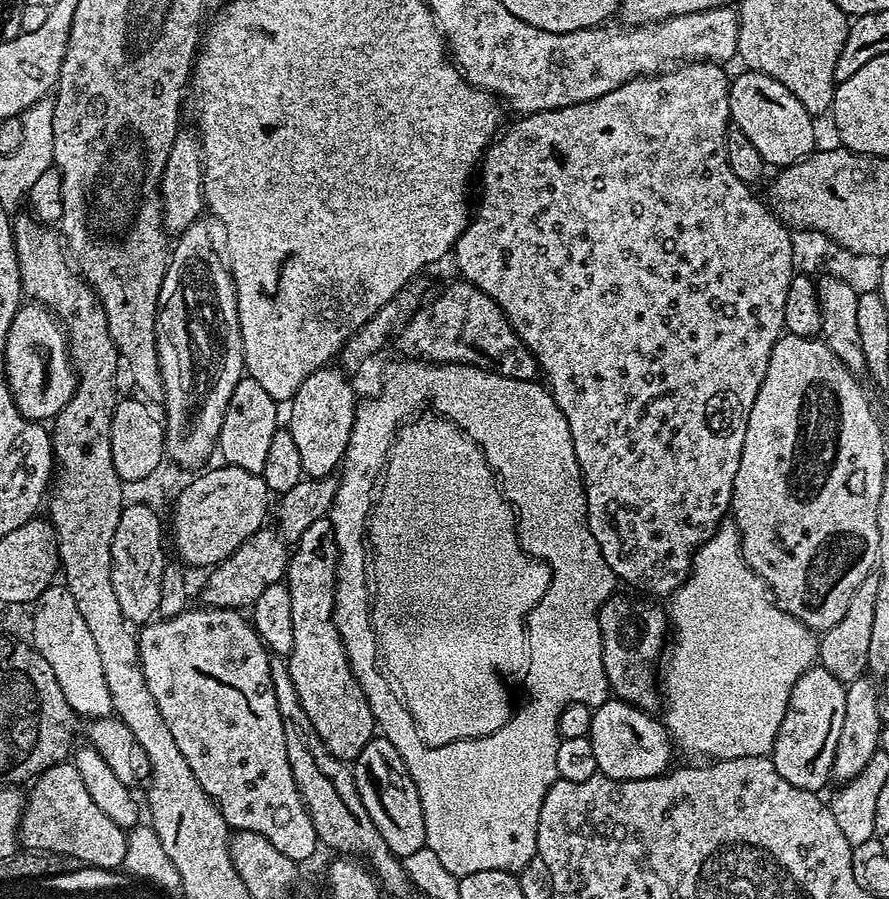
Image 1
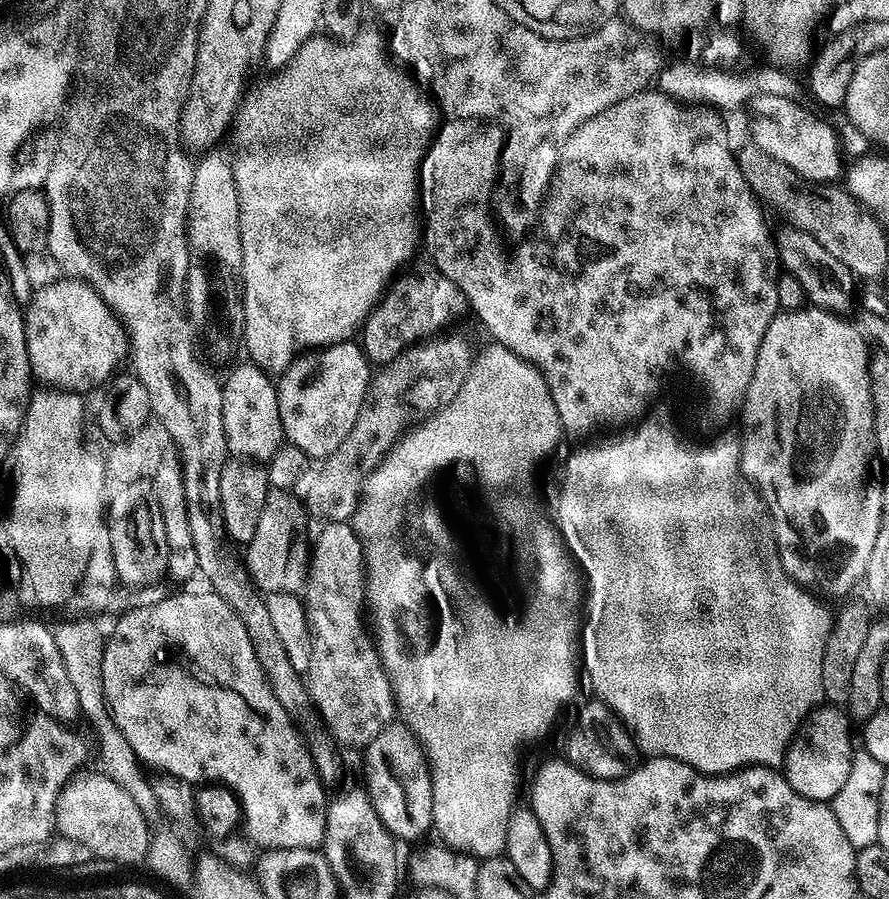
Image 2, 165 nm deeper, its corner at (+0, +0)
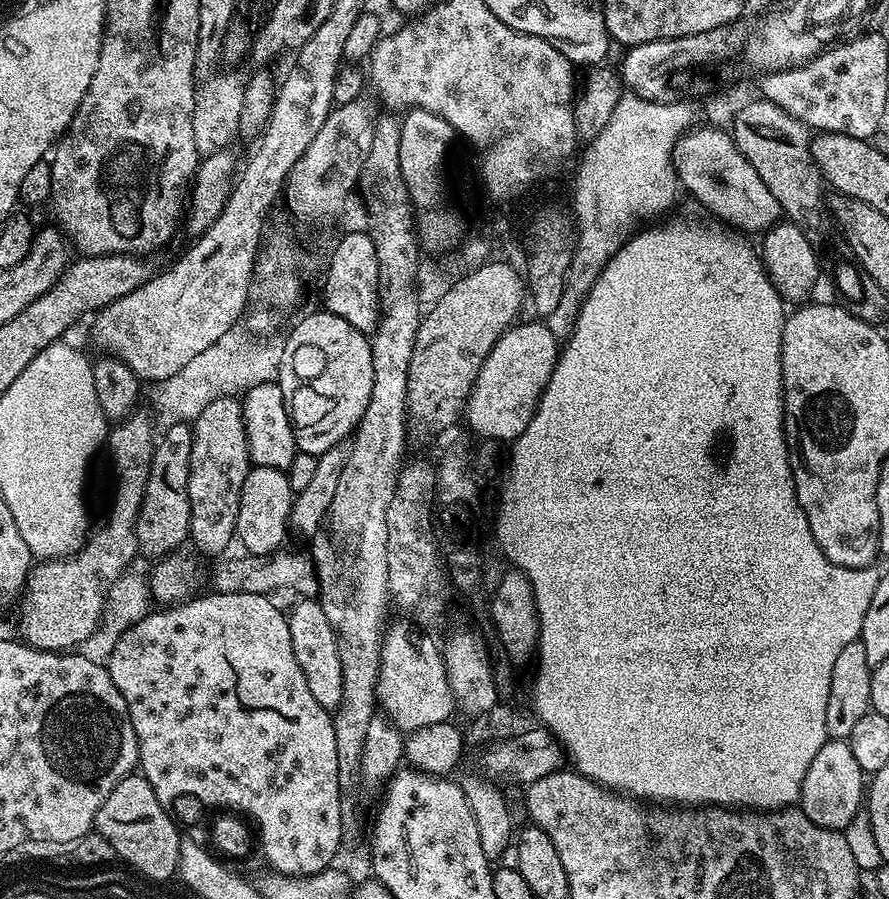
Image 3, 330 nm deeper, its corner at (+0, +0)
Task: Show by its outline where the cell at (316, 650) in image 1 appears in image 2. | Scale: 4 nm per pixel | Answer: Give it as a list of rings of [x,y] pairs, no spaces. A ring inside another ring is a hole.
[[[328,522],[323,525],[324,529],[320,533],[315,533],[314,543],[311,545],[312,559],[308,561],[308,582],[302,589],[302,599],[308,609],[308,624],[312,627],[312,657],[310,666],[312,667],[310,675],[307,677],[308,692],[312,696],[312,703],[322,721],[323,727],[327,729],[337,745],[348,748],[357,748],[363,750],[387,724],[393,723],[398,709],[395,699],[392,695],[392,683],[388,680],[388,674],[384,670],[384,663],[380,660],[380,652],[376,648],[376,641],[373,633],[364,625],[364,616],[366,620],[366,553],[364,545],[361,544],[359,536],[348,522]]]

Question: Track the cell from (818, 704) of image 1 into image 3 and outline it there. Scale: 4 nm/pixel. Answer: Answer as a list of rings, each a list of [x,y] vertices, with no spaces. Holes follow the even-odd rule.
[[[830,738],[814,754],[814,762],[810,762],[810,770],[806,770],[806,778],[802,782],[798,807],[800,811],[823,828],[844,830],[849,822],[861,811],[866,800],[866,773],[858,766],[854,754],[850,751],[847,739]]]

